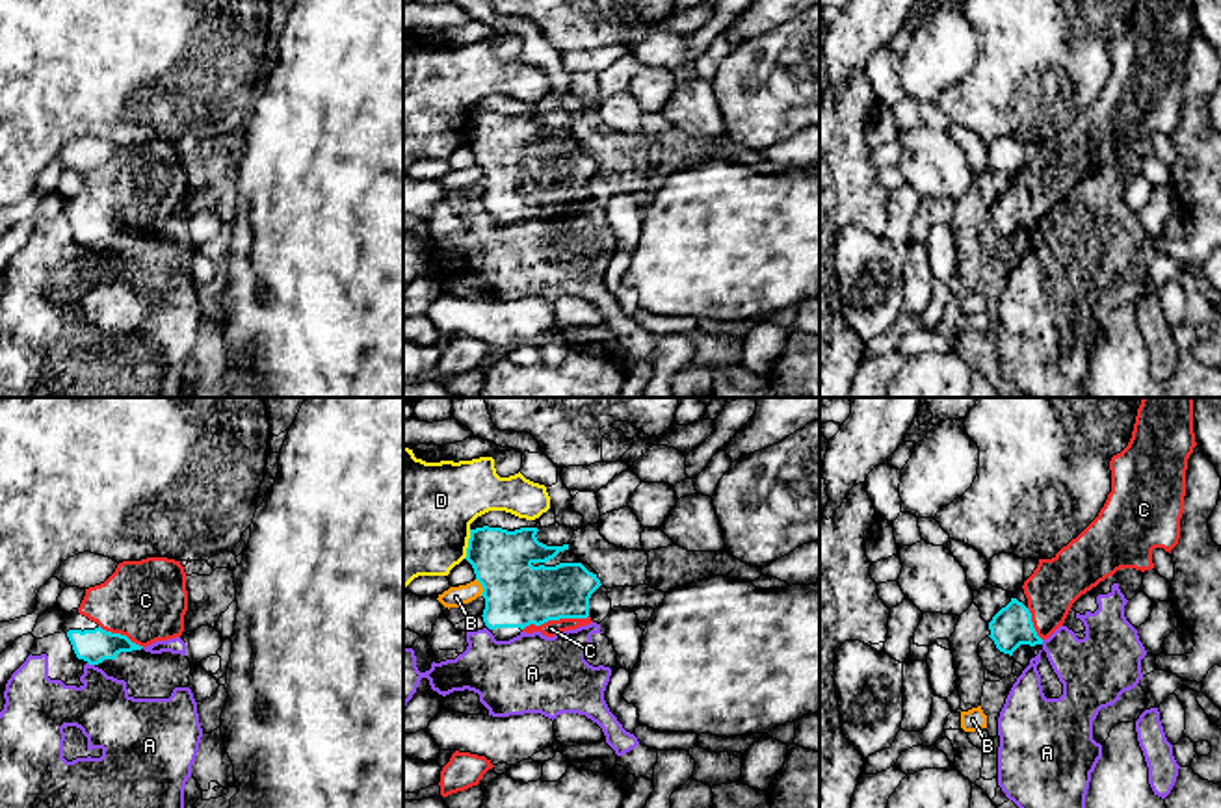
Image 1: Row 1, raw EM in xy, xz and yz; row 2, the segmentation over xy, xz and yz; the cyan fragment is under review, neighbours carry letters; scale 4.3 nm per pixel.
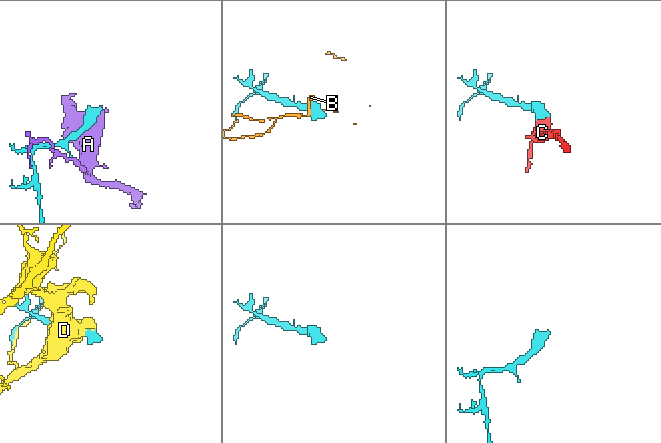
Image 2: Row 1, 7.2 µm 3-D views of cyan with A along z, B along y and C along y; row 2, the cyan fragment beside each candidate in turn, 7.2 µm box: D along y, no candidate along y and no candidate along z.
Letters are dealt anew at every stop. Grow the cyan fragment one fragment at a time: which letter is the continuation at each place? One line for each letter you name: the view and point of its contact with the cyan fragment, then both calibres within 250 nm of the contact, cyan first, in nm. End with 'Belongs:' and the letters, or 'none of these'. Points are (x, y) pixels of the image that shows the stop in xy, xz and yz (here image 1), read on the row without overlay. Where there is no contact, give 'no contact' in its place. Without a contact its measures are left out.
C: contact xz (554, 203); calibres 280 and 70 nm
Belongs: C

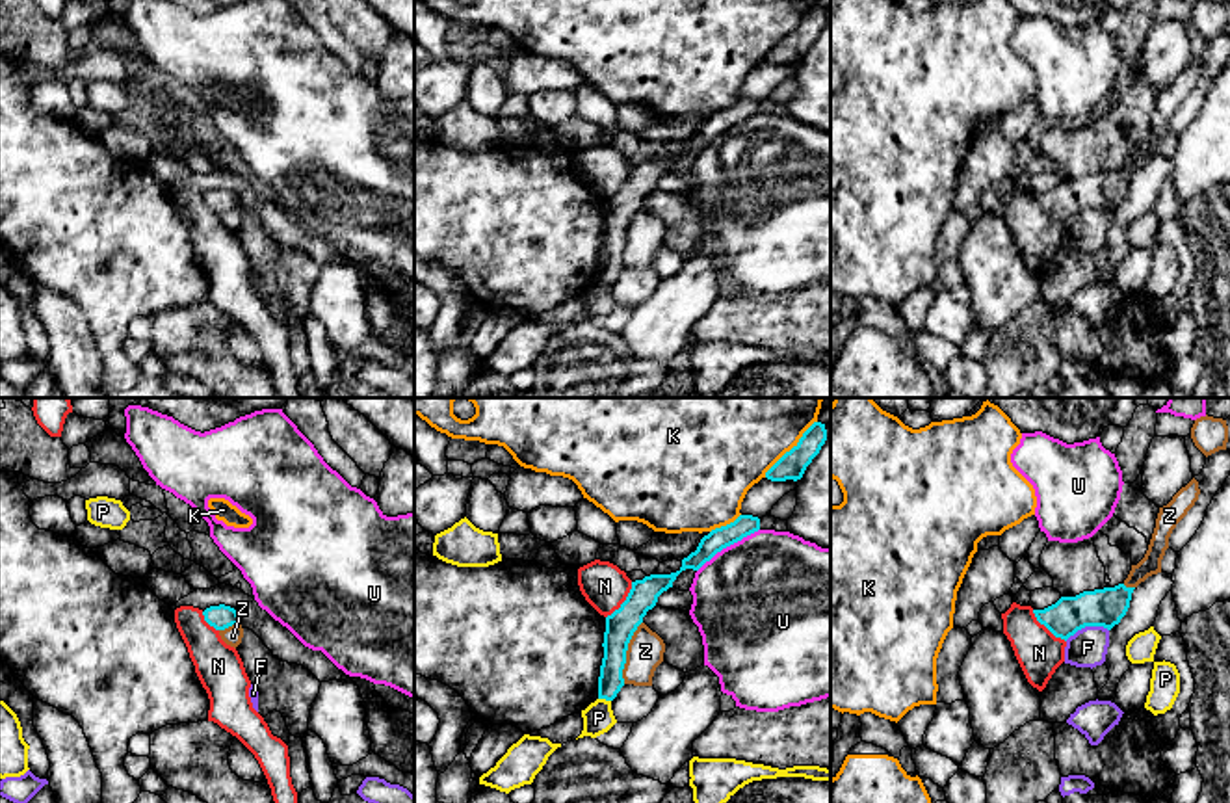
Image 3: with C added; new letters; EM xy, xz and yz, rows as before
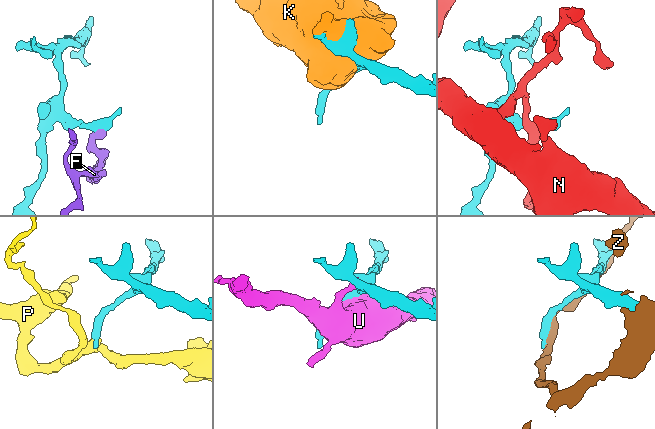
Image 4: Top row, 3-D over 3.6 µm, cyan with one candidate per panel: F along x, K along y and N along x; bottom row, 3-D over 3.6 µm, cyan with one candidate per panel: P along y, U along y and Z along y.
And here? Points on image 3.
Belongs: none of these

